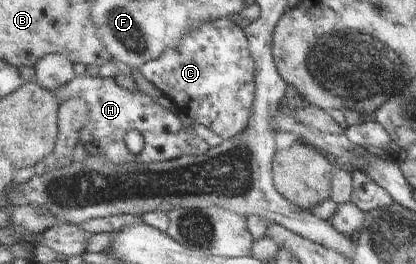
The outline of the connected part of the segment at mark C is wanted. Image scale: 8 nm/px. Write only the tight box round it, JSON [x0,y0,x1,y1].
[139,18,256,141]

